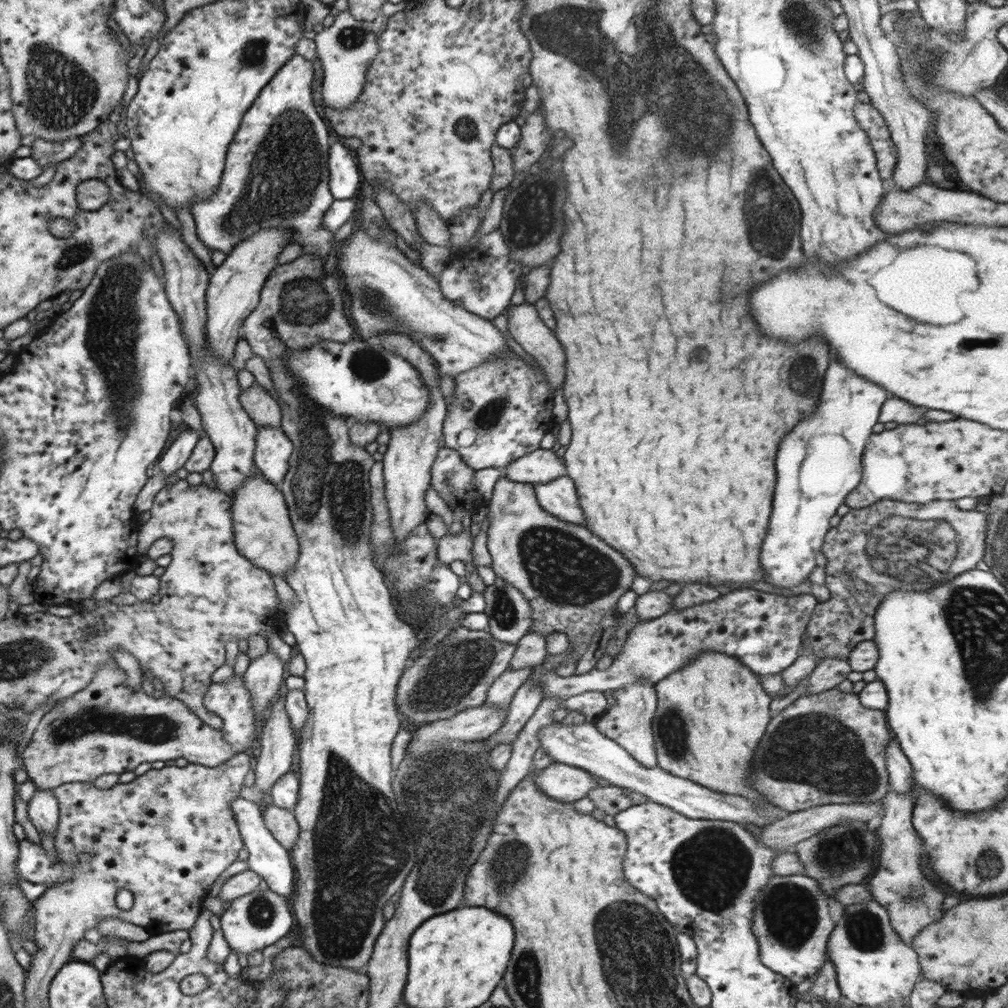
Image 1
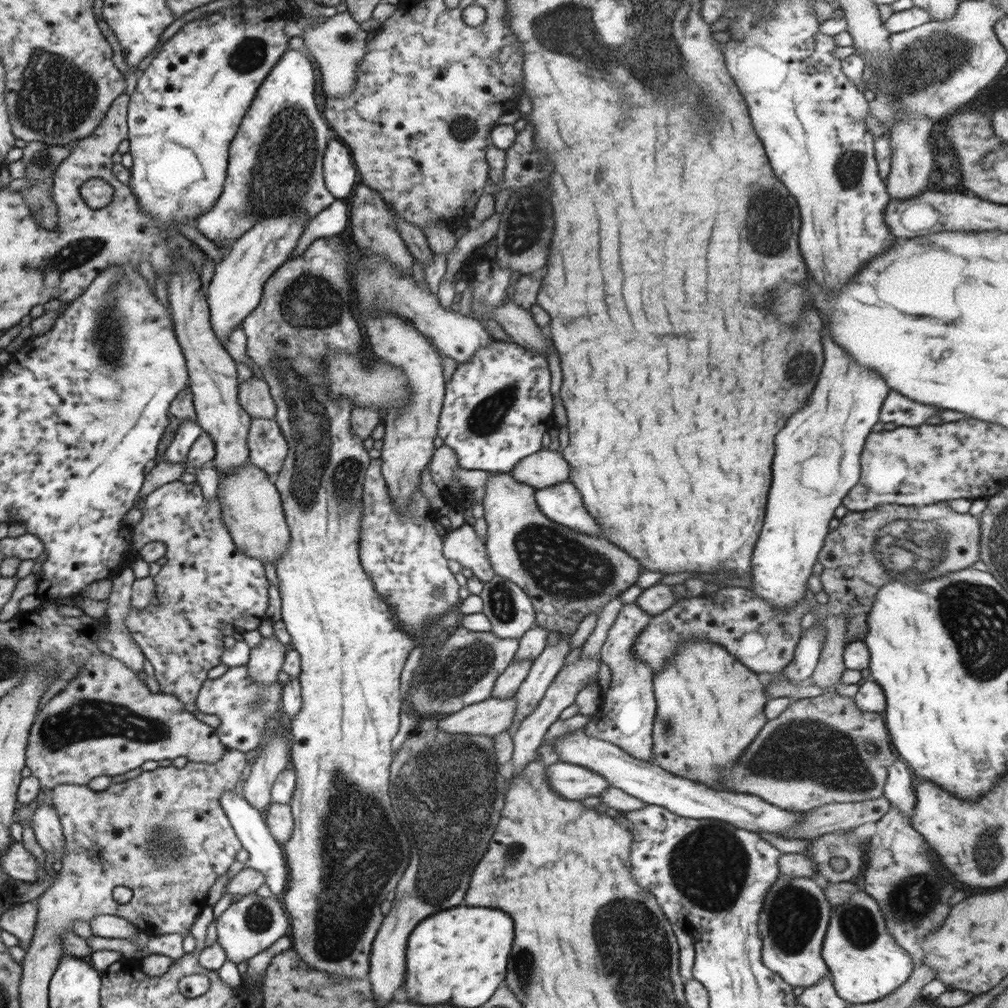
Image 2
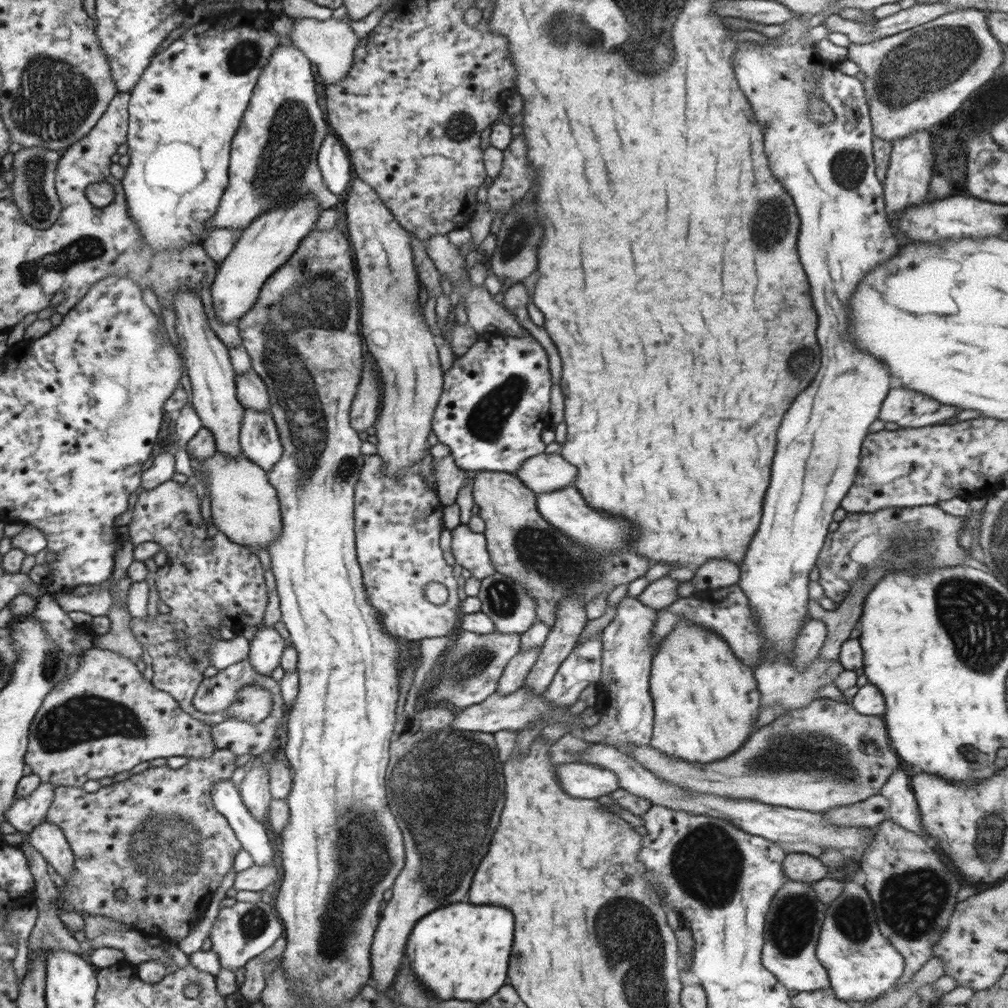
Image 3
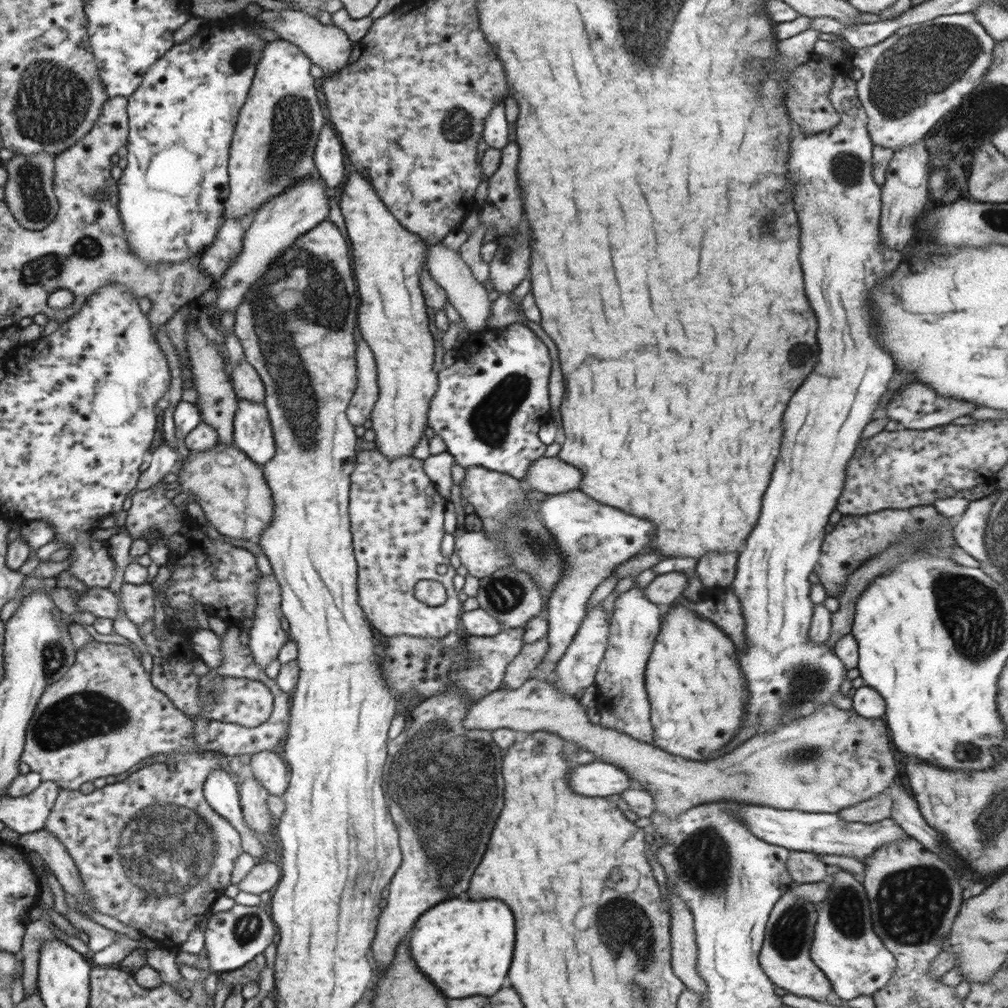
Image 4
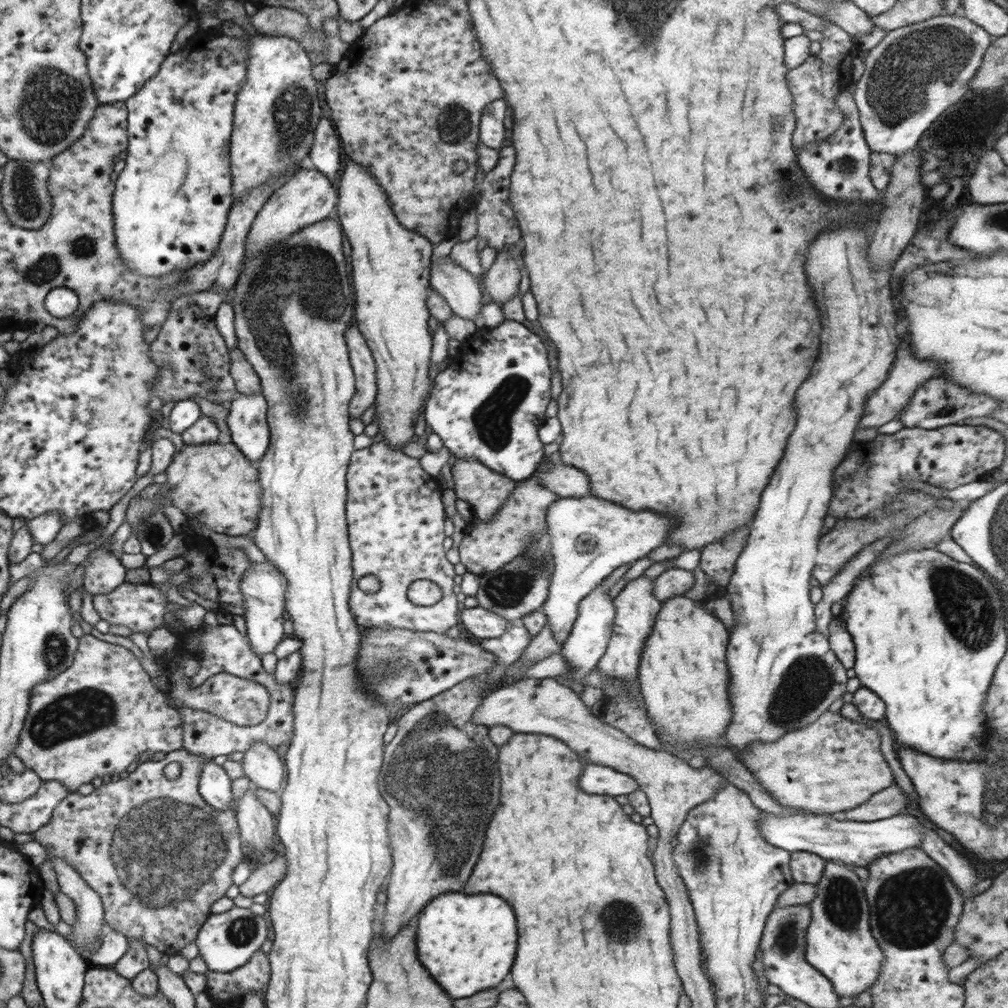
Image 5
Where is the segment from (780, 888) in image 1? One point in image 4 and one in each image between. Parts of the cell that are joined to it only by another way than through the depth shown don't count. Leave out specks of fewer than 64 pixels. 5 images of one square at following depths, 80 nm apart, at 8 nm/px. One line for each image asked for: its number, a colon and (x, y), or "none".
2: (793, 922)
3: (793, 923)
4: (785, 955)

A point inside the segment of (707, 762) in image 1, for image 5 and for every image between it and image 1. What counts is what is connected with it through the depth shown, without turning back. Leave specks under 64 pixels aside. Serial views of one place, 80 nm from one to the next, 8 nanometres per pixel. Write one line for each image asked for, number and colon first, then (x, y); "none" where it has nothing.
2: (710, 706)
3: (705, 699)
4: (697, 694)
5: (683, 677)

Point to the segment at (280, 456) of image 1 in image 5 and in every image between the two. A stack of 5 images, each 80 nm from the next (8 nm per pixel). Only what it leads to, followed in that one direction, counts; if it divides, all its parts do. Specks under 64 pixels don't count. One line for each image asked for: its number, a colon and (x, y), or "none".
2: (268, 449)
3: (259, 438)
4: (253, 435)
5: (247, 419)

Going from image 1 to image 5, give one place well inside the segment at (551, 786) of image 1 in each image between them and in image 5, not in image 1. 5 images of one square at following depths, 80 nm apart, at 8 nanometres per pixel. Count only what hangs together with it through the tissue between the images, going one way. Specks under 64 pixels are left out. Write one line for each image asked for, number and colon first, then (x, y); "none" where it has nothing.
2: (573, 782)
3: (581, 780)
4: (597, 779)
5: (603, 780)

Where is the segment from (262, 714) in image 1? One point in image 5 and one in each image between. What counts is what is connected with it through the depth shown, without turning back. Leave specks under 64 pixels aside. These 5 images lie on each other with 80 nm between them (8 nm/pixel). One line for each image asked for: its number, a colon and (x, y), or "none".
2: (265, 661)
3: (265, 650)
4: (267, 634)
5: (264, 589)

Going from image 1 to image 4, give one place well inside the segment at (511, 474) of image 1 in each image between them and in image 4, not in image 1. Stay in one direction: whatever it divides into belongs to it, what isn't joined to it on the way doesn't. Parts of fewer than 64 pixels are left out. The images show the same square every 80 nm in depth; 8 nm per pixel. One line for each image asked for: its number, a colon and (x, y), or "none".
2: (543, 469)
3: (546, 472)
4: (552, 476)

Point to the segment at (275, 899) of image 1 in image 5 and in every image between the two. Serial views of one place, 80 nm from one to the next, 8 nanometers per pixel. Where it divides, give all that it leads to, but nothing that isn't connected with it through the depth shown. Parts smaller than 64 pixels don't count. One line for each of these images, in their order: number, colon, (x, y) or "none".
2: (251, 925)
3: (241, 932)
4: (233, 938)
5: (226, 941)

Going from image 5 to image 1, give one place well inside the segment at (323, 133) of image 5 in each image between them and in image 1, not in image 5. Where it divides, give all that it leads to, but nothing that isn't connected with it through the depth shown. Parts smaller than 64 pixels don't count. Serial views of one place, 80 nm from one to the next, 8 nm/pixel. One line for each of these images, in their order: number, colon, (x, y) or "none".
1: (345, 180)
2: (339, 170)
3: (333, 159)
4: (329, 155)

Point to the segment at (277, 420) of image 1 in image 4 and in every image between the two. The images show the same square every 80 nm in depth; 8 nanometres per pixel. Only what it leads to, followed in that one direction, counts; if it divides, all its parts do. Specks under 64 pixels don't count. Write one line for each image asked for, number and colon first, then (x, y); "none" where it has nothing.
2: (254, 395)
3: (252, 393)
4: (247, 384)

